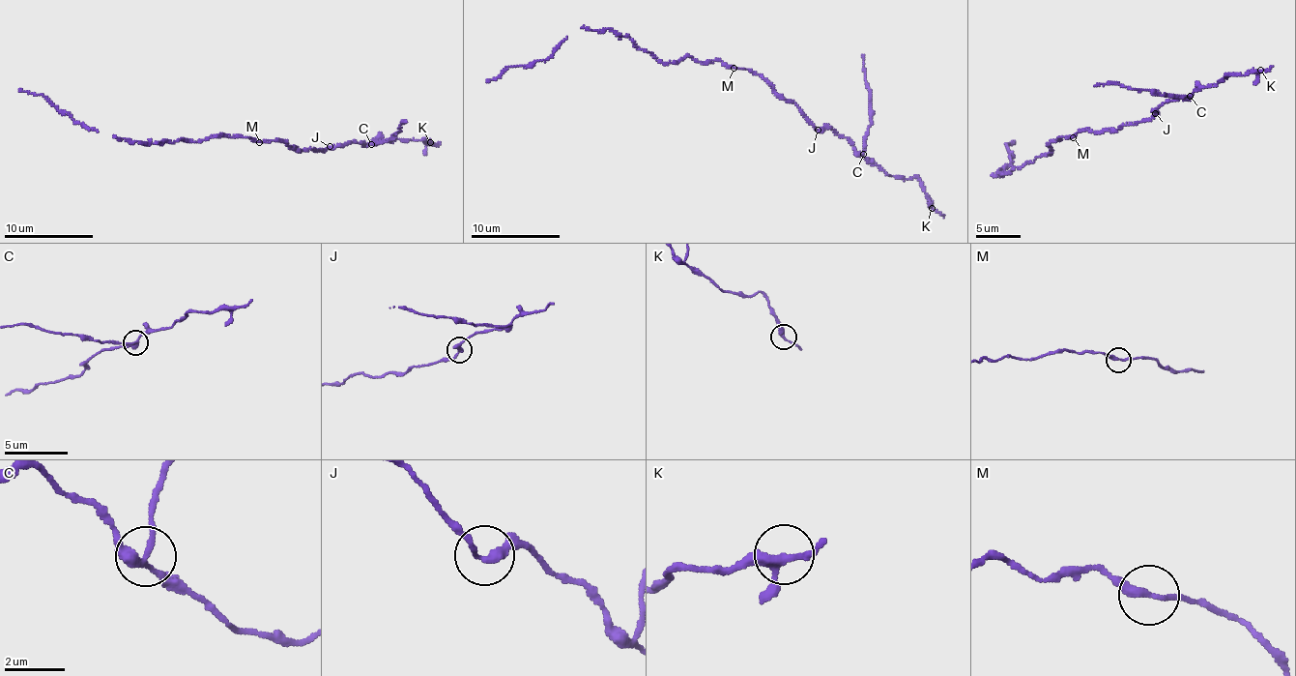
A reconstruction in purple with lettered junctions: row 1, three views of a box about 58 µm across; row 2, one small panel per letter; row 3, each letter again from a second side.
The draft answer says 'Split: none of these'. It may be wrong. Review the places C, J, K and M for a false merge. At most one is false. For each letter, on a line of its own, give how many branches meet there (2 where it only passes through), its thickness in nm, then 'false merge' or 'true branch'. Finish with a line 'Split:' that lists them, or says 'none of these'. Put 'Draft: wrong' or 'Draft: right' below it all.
C: 3 branches meet; 240 nm thick; false merge
J: 2 branches meet; 240 nm thick; true branch
K: 3 branches meet; 240 nm thick; true branch
M: 2 branches meet; 240 nm thick; true branch
Split: C
Draft: wrong

